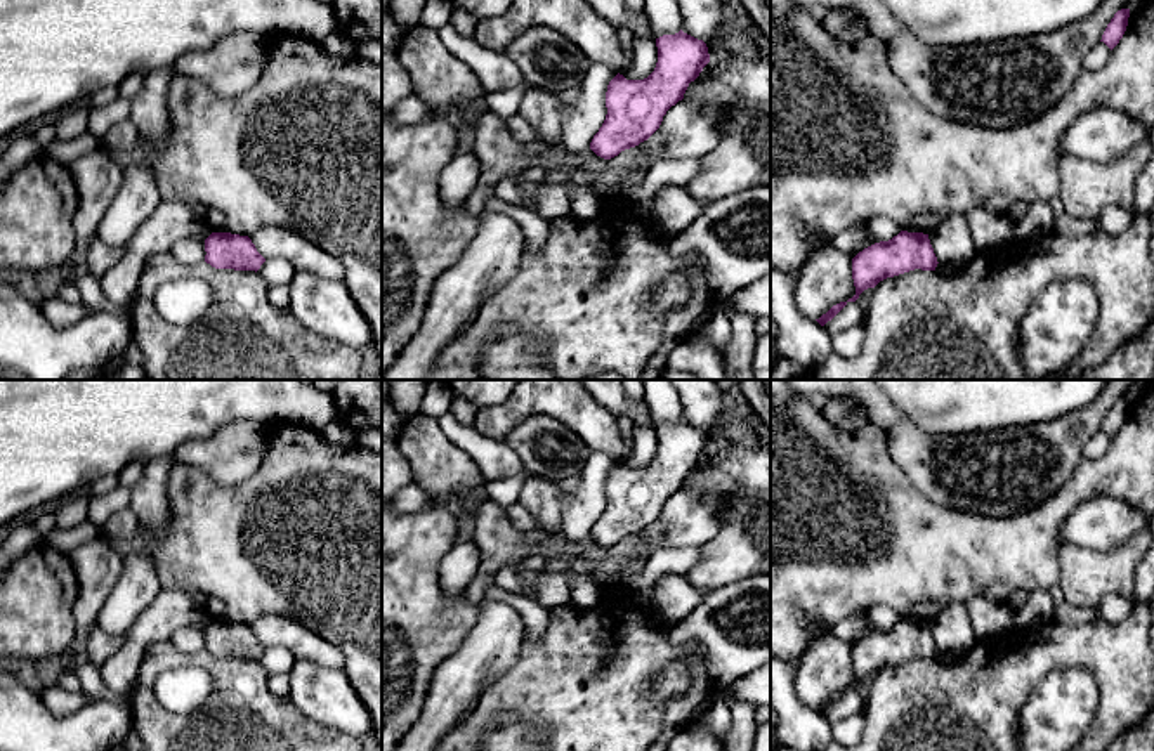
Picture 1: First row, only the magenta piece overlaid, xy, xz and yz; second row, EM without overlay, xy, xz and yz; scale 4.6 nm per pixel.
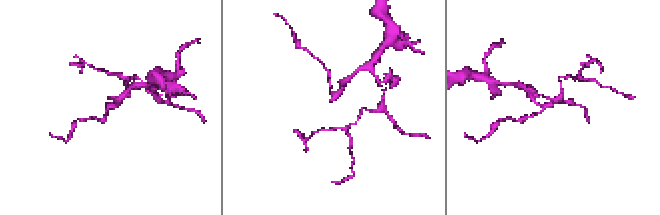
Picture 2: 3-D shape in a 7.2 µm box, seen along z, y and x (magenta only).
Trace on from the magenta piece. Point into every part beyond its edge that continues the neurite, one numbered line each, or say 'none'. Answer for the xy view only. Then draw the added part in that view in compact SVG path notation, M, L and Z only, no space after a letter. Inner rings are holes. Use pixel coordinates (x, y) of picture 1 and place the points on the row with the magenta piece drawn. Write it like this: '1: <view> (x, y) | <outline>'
none

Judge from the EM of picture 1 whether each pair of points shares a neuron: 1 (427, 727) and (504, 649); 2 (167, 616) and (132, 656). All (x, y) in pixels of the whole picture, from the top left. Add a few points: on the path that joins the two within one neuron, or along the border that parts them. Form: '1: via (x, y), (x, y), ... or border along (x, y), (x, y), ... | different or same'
1: via (446, 706), (483, 666) | same
2: via (157, 625), (136, 646) | same

